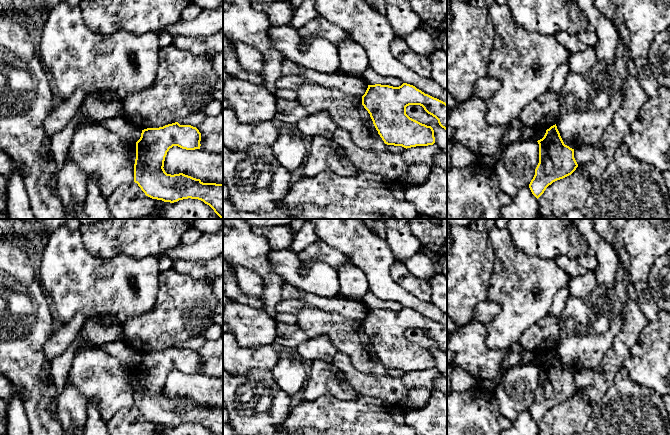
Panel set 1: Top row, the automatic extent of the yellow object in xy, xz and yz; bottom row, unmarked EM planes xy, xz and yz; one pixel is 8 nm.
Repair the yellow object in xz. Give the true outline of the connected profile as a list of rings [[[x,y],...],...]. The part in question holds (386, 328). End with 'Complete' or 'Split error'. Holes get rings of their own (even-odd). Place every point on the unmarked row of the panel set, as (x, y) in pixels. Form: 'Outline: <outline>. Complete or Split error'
Outline: [[[368,309],[362,329],[385,368],[411,372],[435,367],[434,354],[406,338],[409,329],[420,329],[447,355],[447,328],[415,310]]]. Complete

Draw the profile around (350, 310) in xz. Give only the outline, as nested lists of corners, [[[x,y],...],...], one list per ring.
[[[305,294],[302,299],[281,300],[275,310],[298,315],[304,308],[317,308],[319,310],[335,313],[346,320],[362,321],[368,308],[362,301],[353,301],[343,297],[326,298],[314,294]]]

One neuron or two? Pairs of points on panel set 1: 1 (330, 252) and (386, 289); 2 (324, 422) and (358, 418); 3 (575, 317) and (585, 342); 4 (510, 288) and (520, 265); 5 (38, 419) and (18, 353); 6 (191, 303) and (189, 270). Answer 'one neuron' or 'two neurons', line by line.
1: two neurons
2: one neuron
3: one neuron
4: one neuron
5: one neuron
6: two neurons

